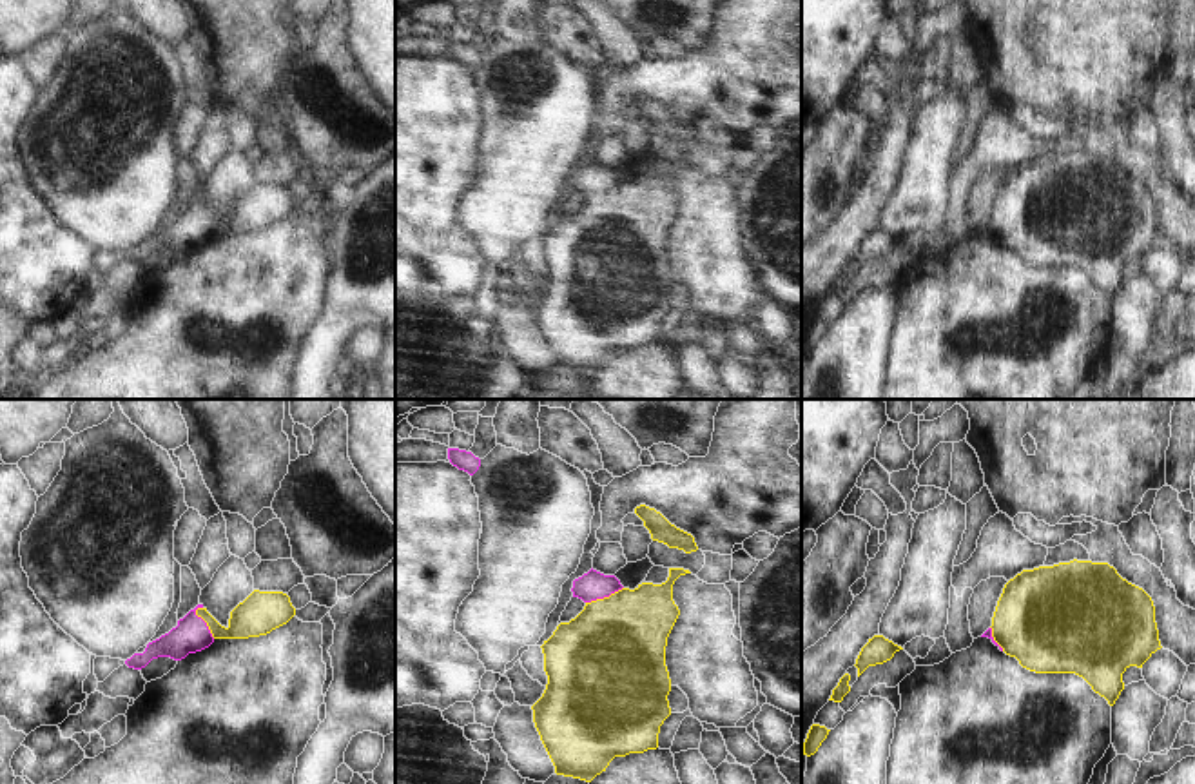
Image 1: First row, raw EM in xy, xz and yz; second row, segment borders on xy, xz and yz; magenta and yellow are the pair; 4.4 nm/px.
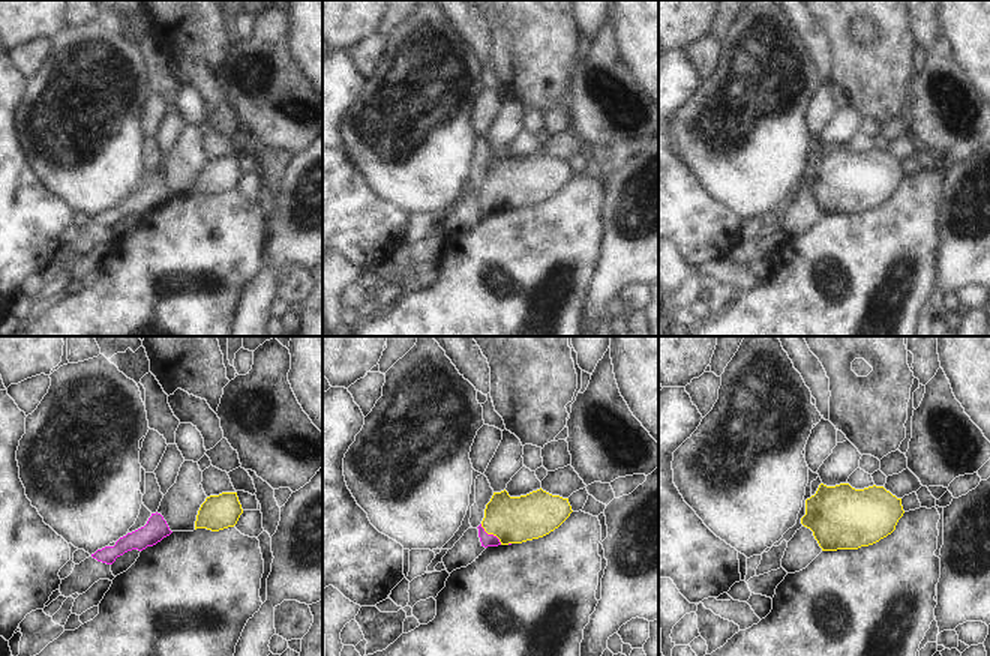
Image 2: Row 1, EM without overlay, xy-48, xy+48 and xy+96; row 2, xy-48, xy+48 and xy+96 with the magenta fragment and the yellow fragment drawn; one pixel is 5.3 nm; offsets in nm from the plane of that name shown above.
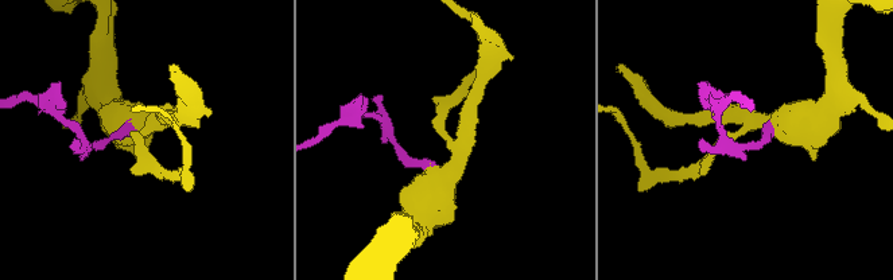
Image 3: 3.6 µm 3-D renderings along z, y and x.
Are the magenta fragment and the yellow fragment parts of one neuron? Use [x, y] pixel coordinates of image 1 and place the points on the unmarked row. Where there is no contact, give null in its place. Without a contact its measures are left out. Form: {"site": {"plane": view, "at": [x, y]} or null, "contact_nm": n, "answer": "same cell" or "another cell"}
{"site": {"plane": "xz", "at": [604, 189]}, "contact_nm": 180, "answer": "same cell"}

